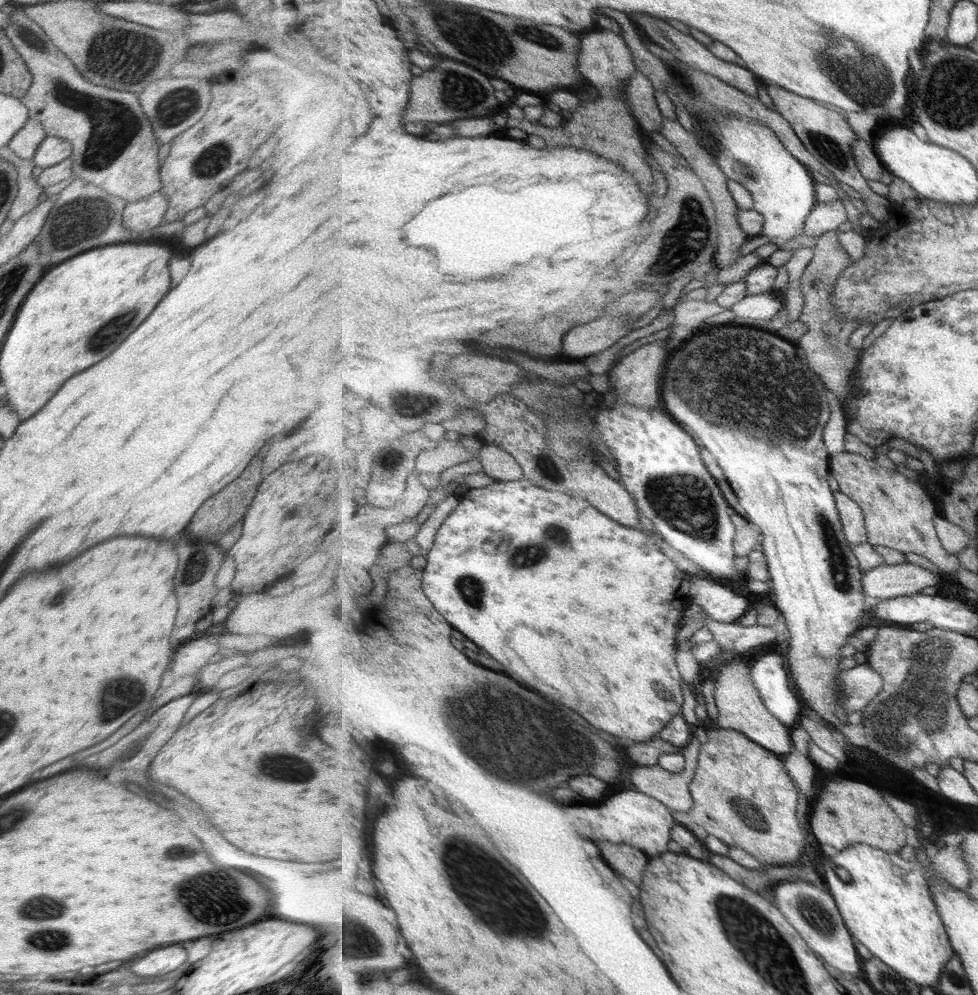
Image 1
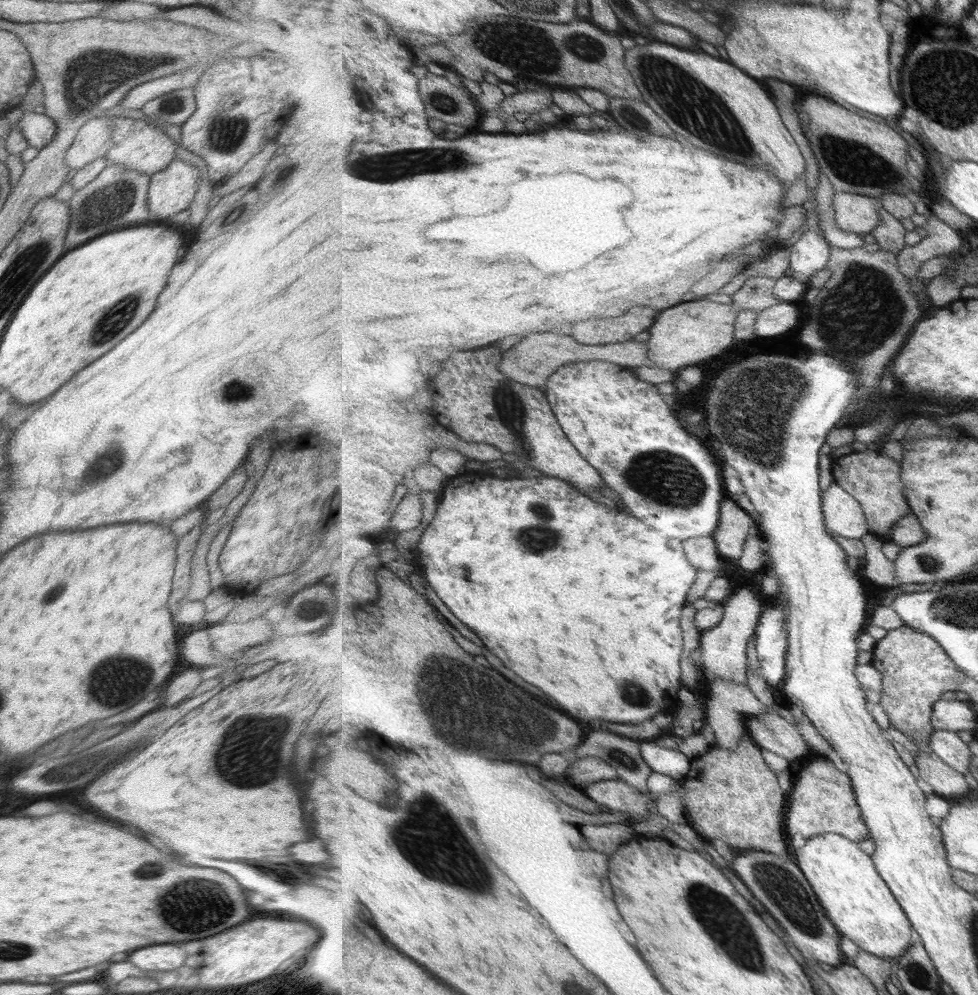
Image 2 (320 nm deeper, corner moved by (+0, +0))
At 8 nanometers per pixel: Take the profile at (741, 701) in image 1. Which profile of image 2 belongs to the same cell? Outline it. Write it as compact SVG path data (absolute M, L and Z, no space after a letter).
M745 587L735 588L735 592L726 600L723 618L716 627L706 630L701 635L701 648L705 677L710 681L723 678L729 682L737 682L747 685L748 680L748 656L747 642L756 634L763 610L763 603L759 596Z

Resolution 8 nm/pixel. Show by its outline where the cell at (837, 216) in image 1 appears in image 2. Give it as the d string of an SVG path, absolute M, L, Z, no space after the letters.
M841 191L835 194L833 206L837 212L835 220L841 230L871 235L873 229L881 226L880 200Z

